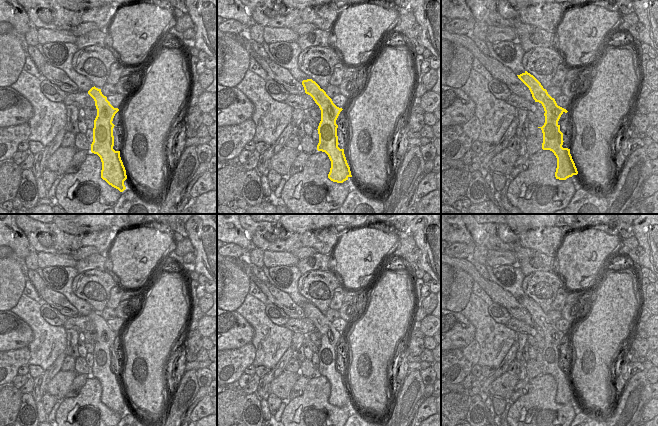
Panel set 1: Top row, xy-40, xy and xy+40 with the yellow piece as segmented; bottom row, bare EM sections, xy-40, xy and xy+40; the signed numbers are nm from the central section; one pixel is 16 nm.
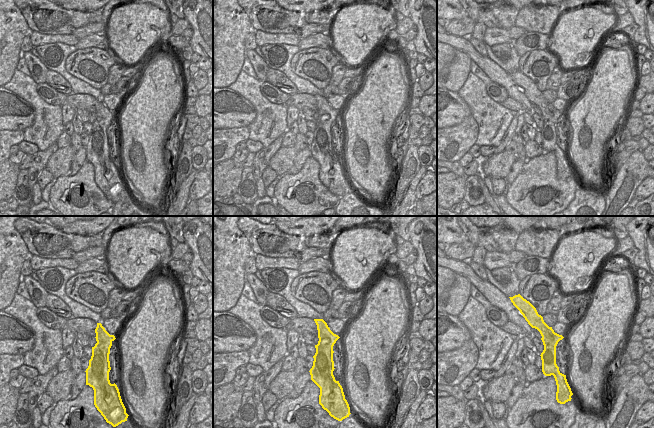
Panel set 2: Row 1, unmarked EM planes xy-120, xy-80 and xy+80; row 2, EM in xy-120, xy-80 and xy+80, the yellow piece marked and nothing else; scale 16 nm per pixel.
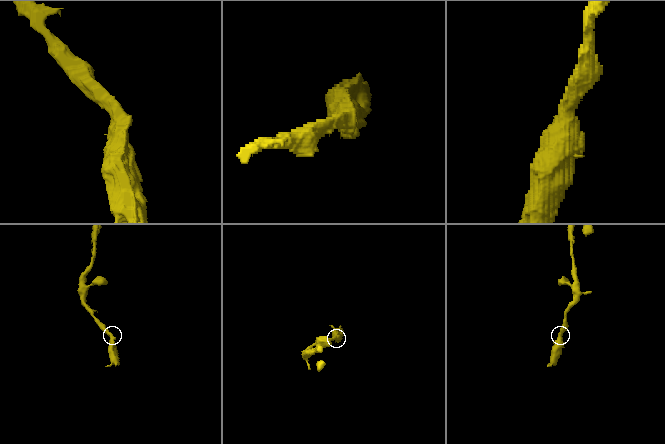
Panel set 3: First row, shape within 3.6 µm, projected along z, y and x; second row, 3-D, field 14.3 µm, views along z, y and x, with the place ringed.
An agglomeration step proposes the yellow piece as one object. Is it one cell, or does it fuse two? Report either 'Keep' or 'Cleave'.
Keep

